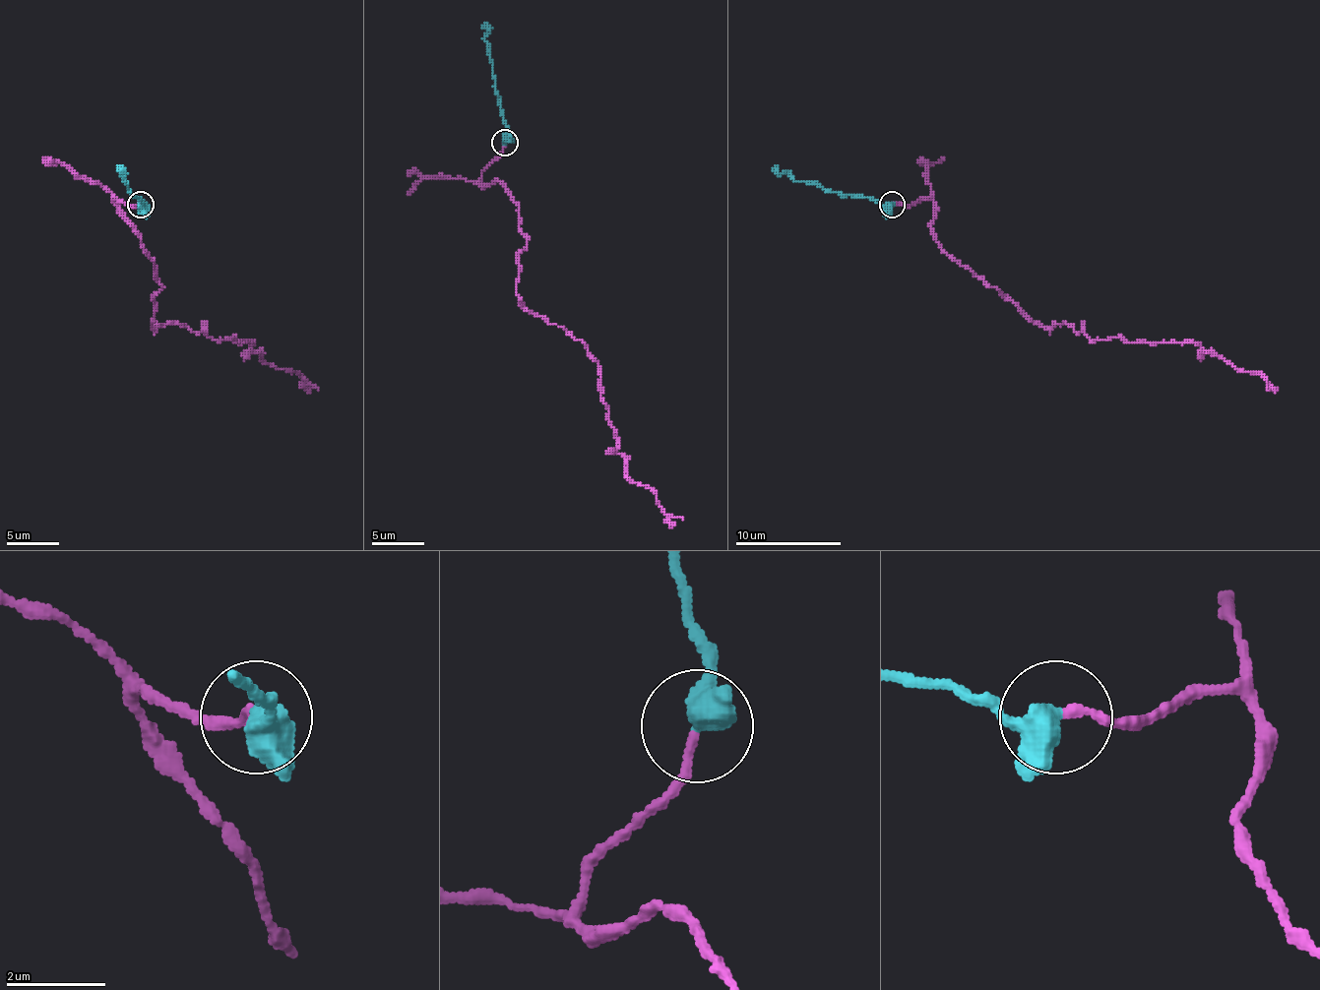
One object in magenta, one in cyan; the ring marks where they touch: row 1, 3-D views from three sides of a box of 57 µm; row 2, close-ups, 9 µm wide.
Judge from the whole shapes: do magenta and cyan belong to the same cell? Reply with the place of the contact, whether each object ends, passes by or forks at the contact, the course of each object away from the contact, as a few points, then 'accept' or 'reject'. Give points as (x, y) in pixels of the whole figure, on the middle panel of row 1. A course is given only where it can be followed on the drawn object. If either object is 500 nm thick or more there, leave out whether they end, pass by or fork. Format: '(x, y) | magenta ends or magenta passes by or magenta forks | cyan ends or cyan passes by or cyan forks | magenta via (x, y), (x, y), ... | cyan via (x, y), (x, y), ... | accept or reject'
(505, 142) | magenta ends | cyan passes by | magenta via (506, 144), (479, 181), (500, 181), (519, 208), (527, 247), (516, 292), (598, 364), (624, 472), (683, 520) | cyan via (506, 142), (489, 43), (481, 26) | accept

